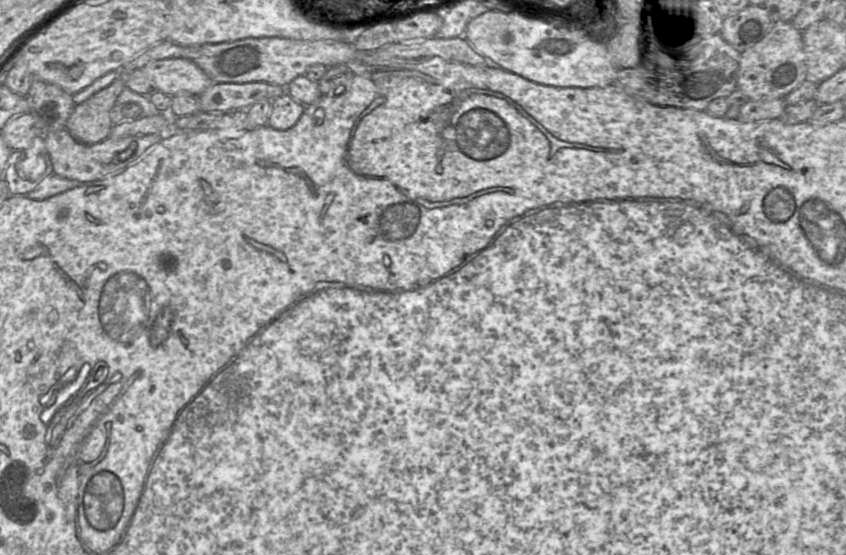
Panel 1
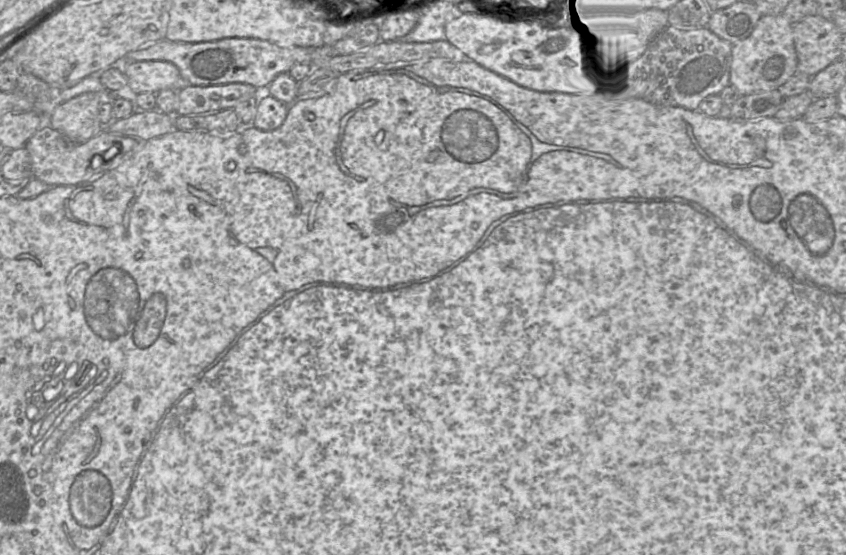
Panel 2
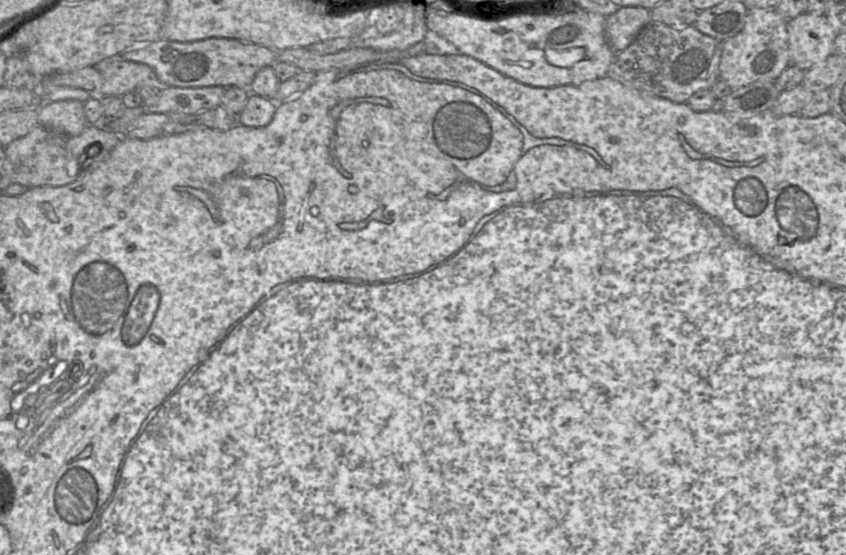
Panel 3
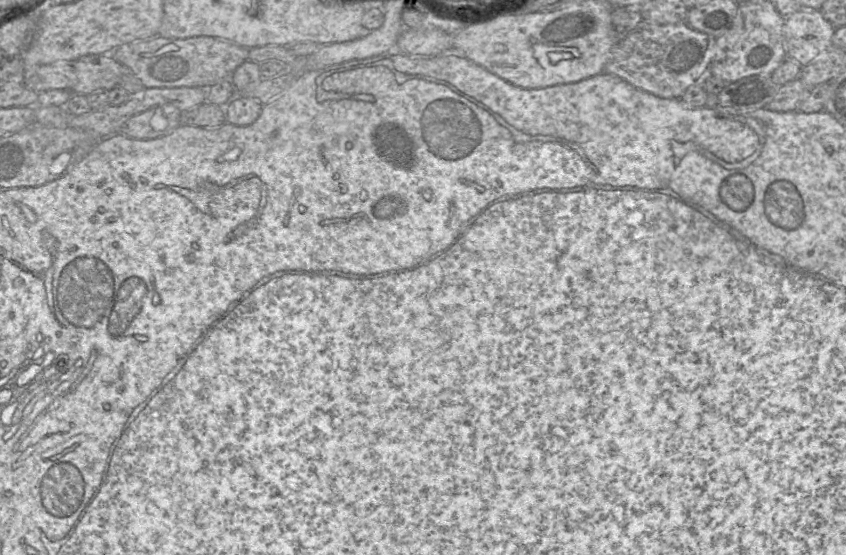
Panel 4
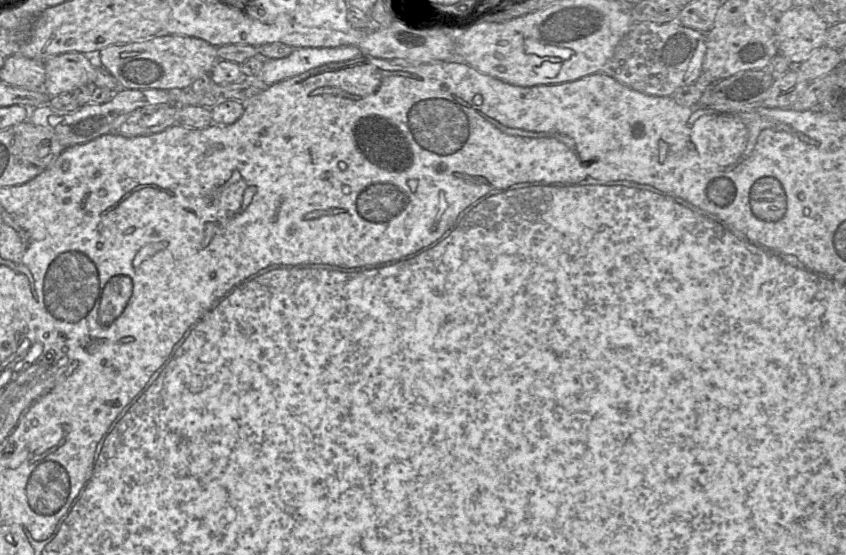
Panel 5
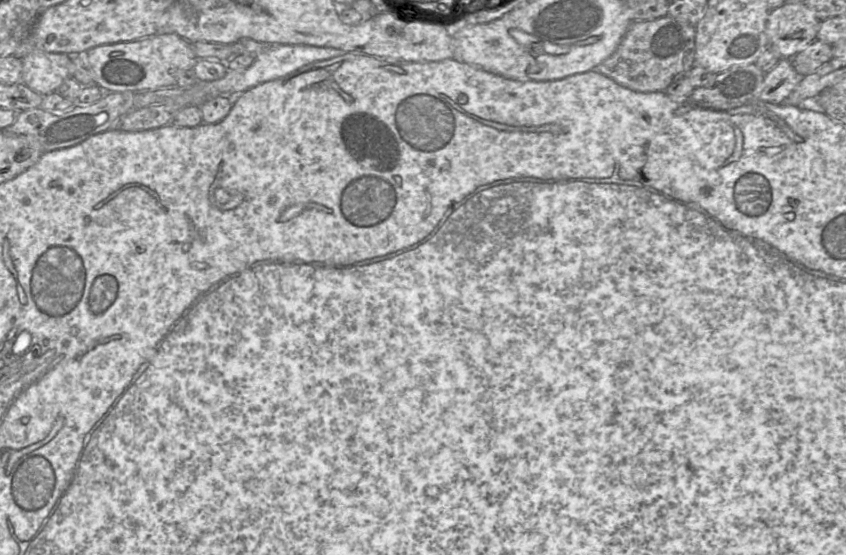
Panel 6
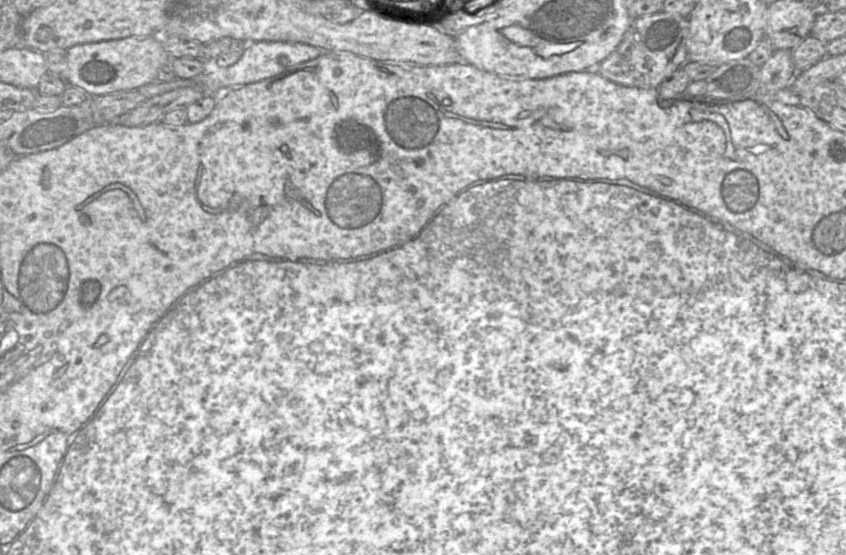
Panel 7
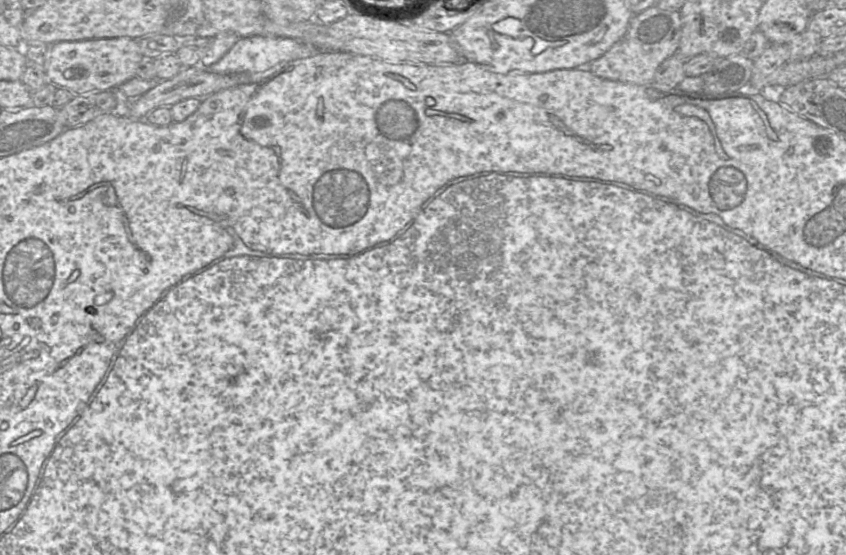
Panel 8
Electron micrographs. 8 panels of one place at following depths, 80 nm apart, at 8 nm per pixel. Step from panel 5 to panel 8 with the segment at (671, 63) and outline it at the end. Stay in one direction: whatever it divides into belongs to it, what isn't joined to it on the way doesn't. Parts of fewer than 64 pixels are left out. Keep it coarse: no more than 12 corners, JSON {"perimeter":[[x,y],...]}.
{"perimeter":[[654,5],[583,68],[599,78],[649,86],[678,54],[680,12]]}

